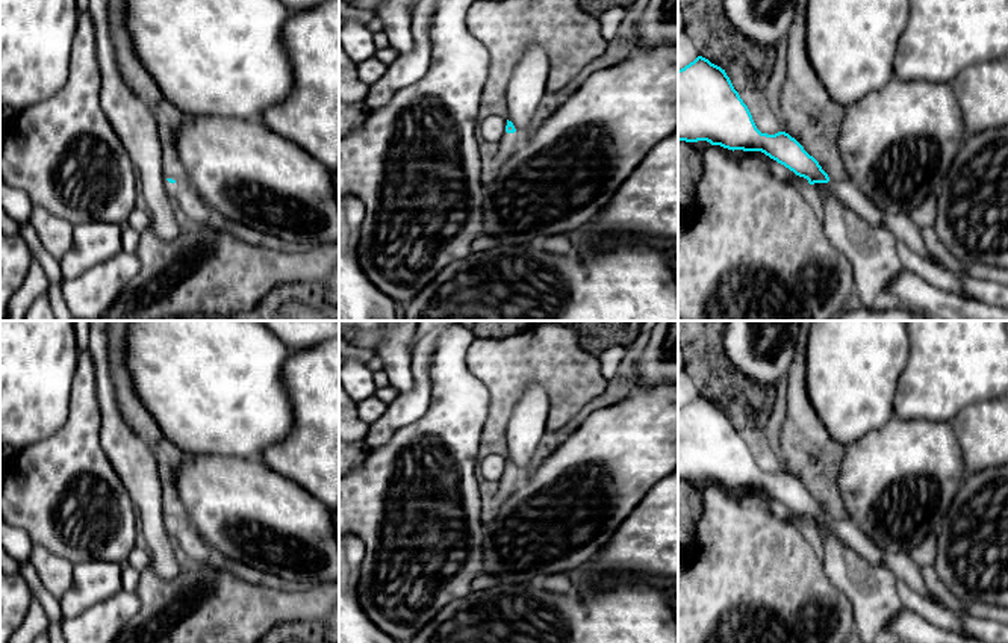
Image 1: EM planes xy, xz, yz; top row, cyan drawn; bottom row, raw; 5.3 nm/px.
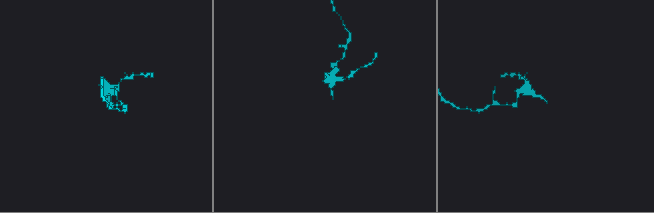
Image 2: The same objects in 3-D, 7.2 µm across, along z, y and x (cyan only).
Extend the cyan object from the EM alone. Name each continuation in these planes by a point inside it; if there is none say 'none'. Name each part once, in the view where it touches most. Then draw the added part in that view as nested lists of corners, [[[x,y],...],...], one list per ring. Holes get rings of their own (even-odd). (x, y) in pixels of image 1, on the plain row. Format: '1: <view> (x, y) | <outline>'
1: xz (507, 484) | [[[504,472],[501,480],[498,481],[498,492],[495,495],[493,507],[499,507],[521,484],[522,478],[521,475],[515,472]]]

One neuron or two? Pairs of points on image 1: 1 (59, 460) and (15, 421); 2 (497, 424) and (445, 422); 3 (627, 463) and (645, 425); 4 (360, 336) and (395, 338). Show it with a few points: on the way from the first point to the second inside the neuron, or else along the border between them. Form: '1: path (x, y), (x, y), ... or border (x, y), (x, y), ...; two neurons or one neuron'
1: border (67, 419), (55, 431), (23, 447), (17, 453); two neurons
2: border (488, 389), (488, 412), (482, 434), (483, 448); two neurons
3: path (627, 454), (644, 434); one neuron
4: border (379, 336), (371, 348); two neurons

